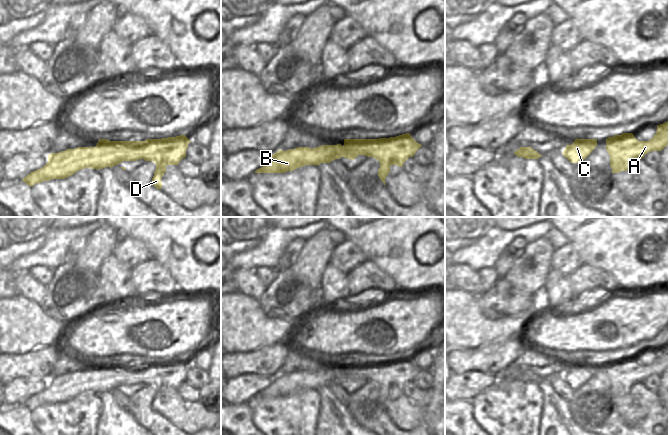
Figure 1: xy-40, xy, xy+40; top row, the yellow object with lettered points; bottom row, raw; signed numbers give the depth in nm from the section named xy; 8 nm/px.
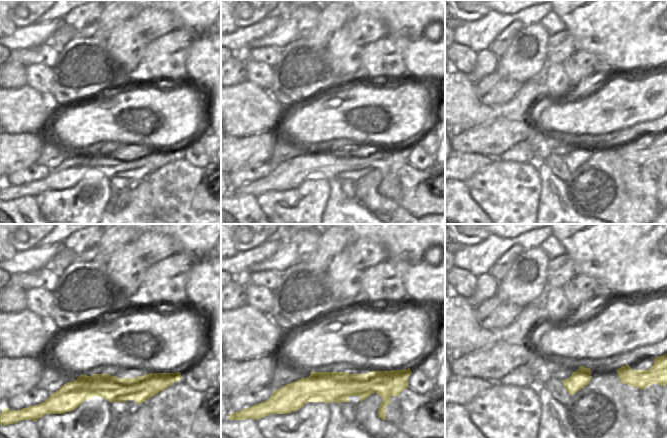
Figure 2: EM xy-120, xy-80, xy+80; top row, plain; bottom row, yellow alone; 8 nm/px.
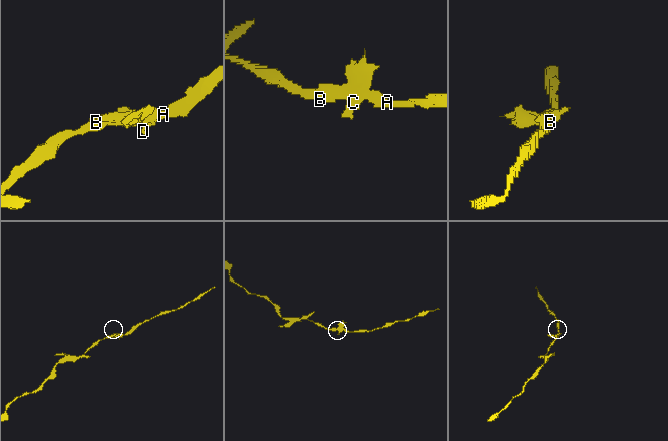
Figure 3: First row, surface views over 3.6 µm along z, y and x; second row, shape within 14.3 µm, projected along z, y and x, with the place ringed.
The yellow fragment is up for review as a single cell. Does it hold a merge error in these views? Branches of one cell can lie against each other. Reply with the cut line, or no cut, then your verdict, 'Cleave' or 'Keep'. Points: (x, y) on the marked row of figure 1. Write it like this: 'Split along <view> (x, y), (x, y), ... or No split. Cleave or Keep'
No split. Keep.

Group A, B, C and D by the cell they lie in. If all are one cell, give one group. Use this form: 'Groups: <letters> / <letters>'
Groups: A B C D.

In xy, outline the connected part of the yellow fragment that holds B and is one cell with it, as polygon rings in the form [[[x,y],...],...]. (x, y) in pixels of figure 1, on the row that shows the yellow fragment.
[[[409,133],[396,137],[379,139],[344,139],[344,145],[321,145],[313,149],[297,147],[287,151],[279,150],[272,155],[272,160],[255,173],[285,173],[305,165],[330,163],[345,157],[354,160],[358,155],[373,157],[380,162],[378,176],[385,185],[385,178],[391,165],[402,167],[404,162],[413,157],[422,145]]]

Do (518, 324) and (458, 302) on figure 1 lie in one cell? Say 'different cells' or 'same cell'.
same cell

